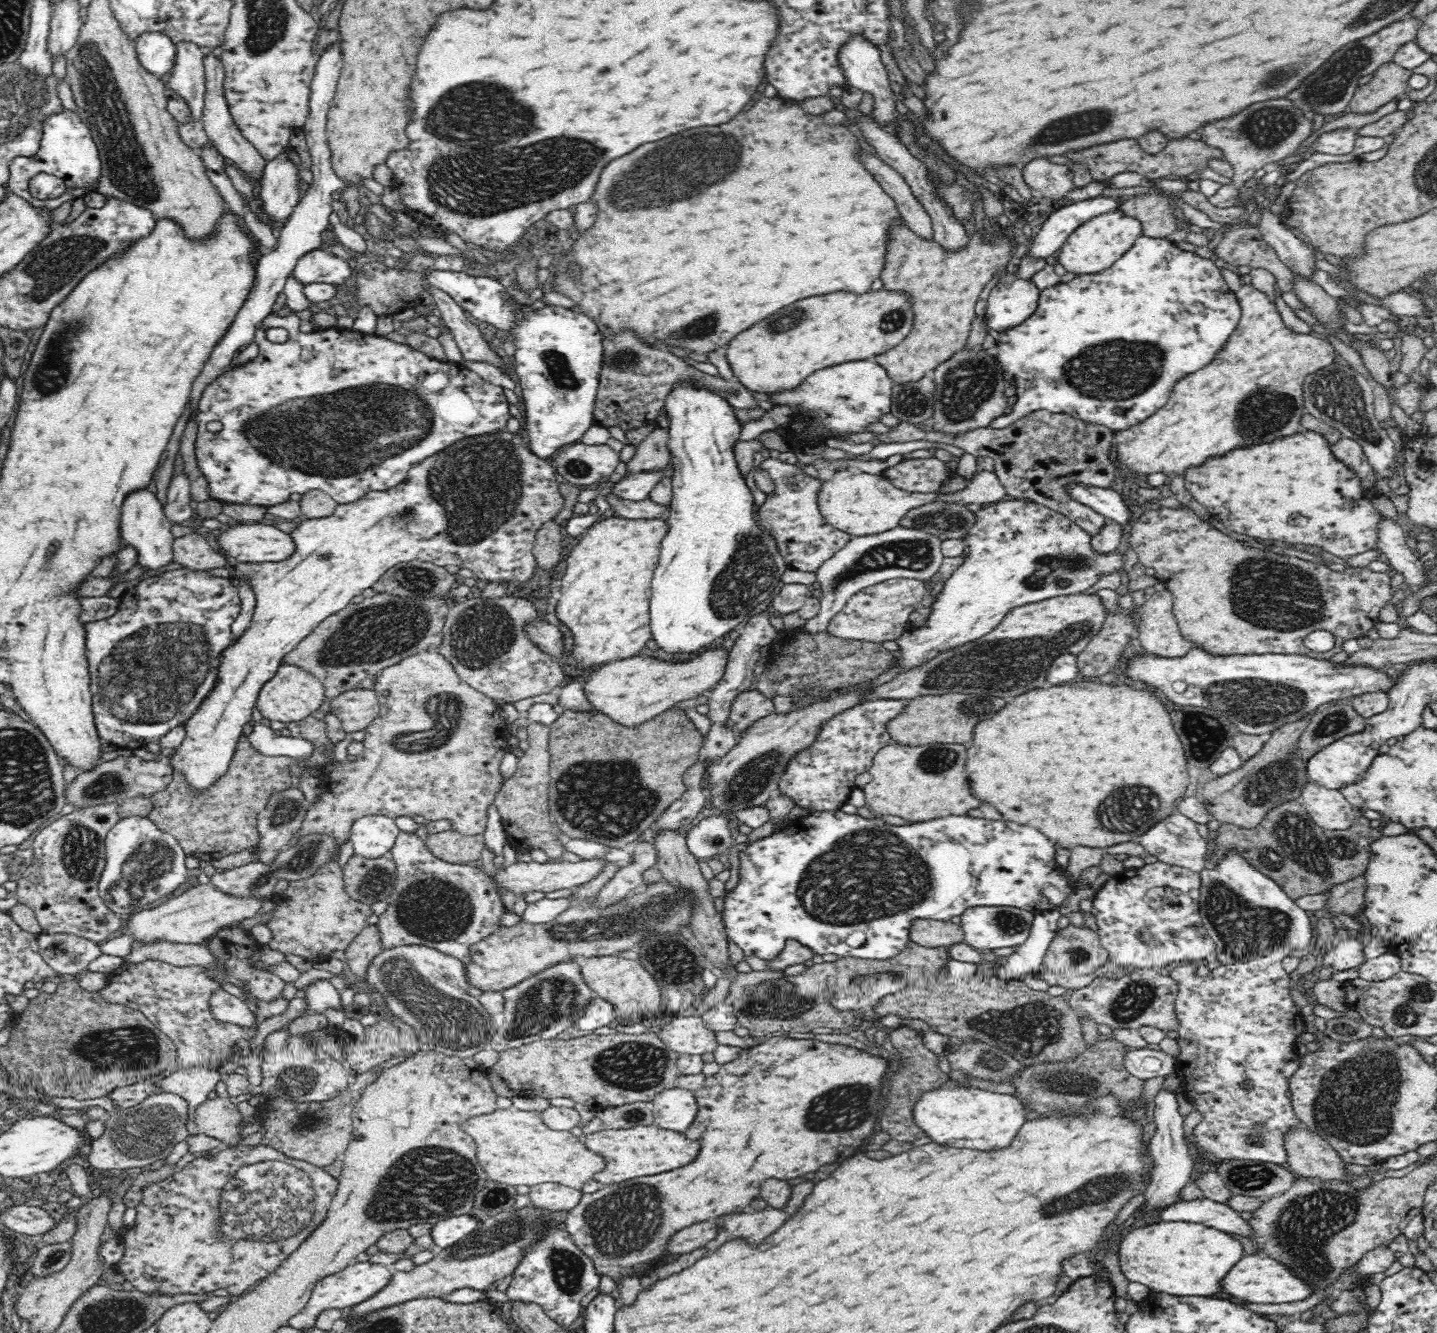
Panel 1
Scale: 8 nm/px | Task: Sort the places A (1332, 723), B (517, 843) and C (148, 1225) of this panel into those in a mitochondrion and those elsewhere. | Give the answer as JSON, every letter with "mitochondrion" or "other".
{"A":"mitochondrion","B":"other","C":"other"}

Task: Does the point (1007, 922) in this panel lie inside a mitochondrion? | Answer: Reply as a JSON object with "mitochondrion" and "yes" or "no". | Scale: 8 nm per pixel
{"mitochondrion":"yes"}

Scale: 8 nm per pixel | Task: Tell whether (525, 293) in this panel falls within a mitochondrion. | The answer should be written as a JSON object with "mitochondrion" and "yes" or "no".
{"mitochondrion":"no"}

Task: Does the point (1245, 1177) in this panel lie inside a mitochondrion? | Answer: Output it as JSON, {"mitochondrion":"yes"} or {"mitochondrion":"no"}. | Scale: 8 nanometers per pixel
{"mitochondrion":"yes"}

